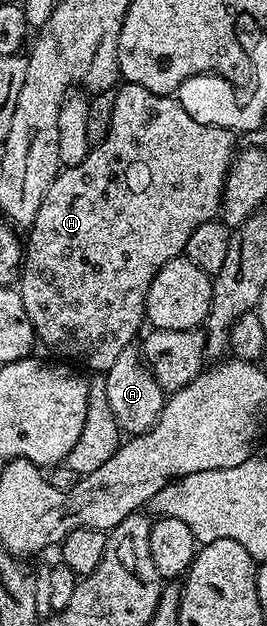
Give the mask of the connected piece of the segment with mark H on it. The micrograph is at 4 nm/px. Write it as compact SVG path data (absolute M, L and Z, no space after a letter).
M127 82L121 83L115 89L115 94L114 114L106 138L101 144L89 147L86 158L82 158L78 166L60 171L54 178L50 190L46 190L46 198L42 198L42 206L38 206L38 214L27 229L26 255L22 261L22 271L18 276L18 289L22 303L33 323L37 341L41 345L45 344L50 351L57 352L60 356L69 356L73 360L69 360L73 365L85 364L90 371L96 372L92 374L107 373L108 368L114 366L114 362L118 362L118 354L122 354L122 350L133 347L135 340L132 339L135 338L140 323L143 325L146 320L144 299L148 297L150 282L154 282L158 270L162 270L166 262L170 262L175 256L183 253L190 234L194 234L194 230L198 230L202 222L210 222L221 215L224 183L228 177L228 168L232 165L238 151L236 132L196 122L186 114L175 95L163 96Z

